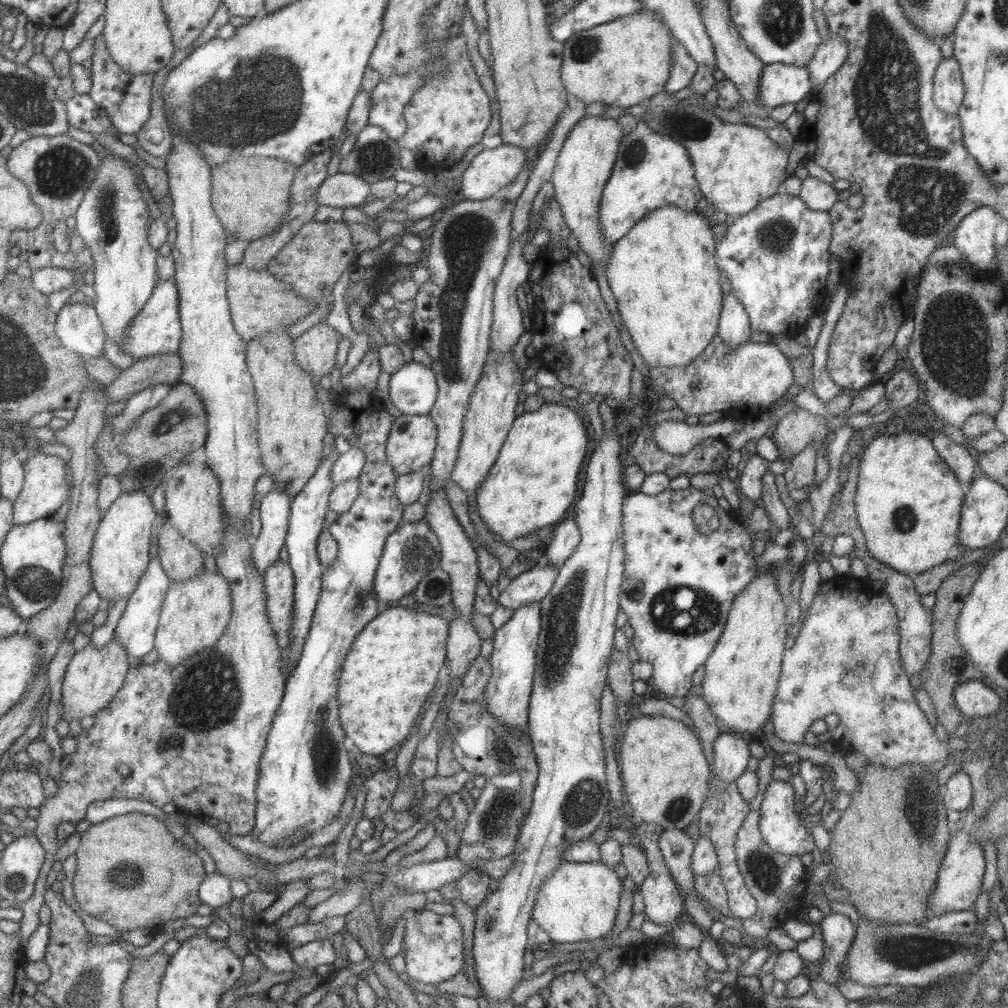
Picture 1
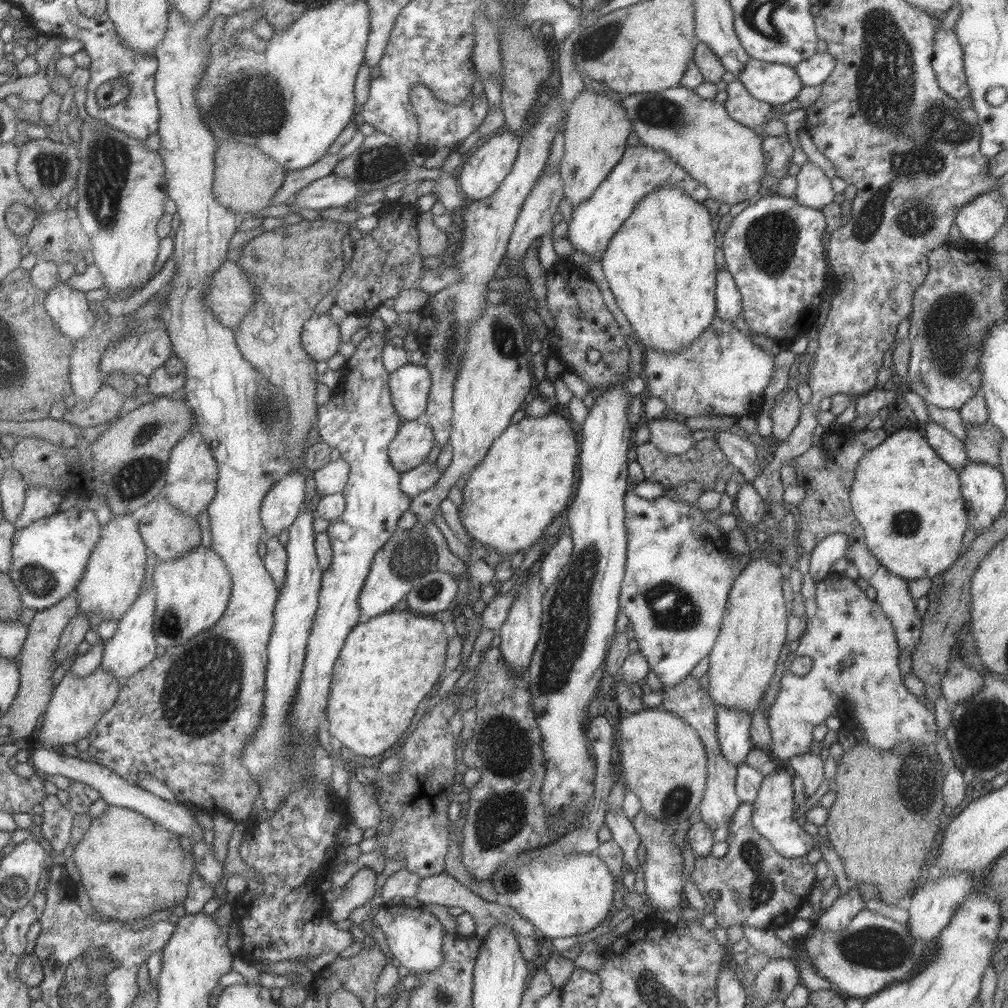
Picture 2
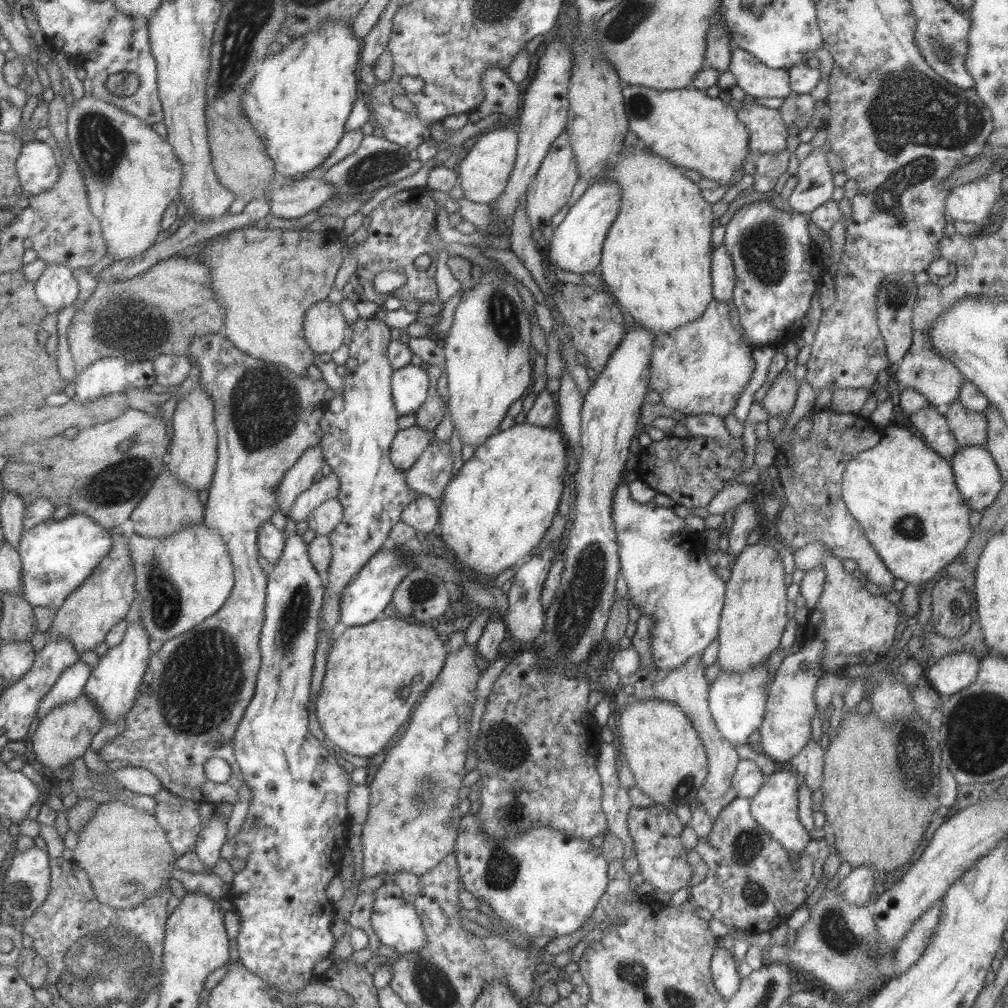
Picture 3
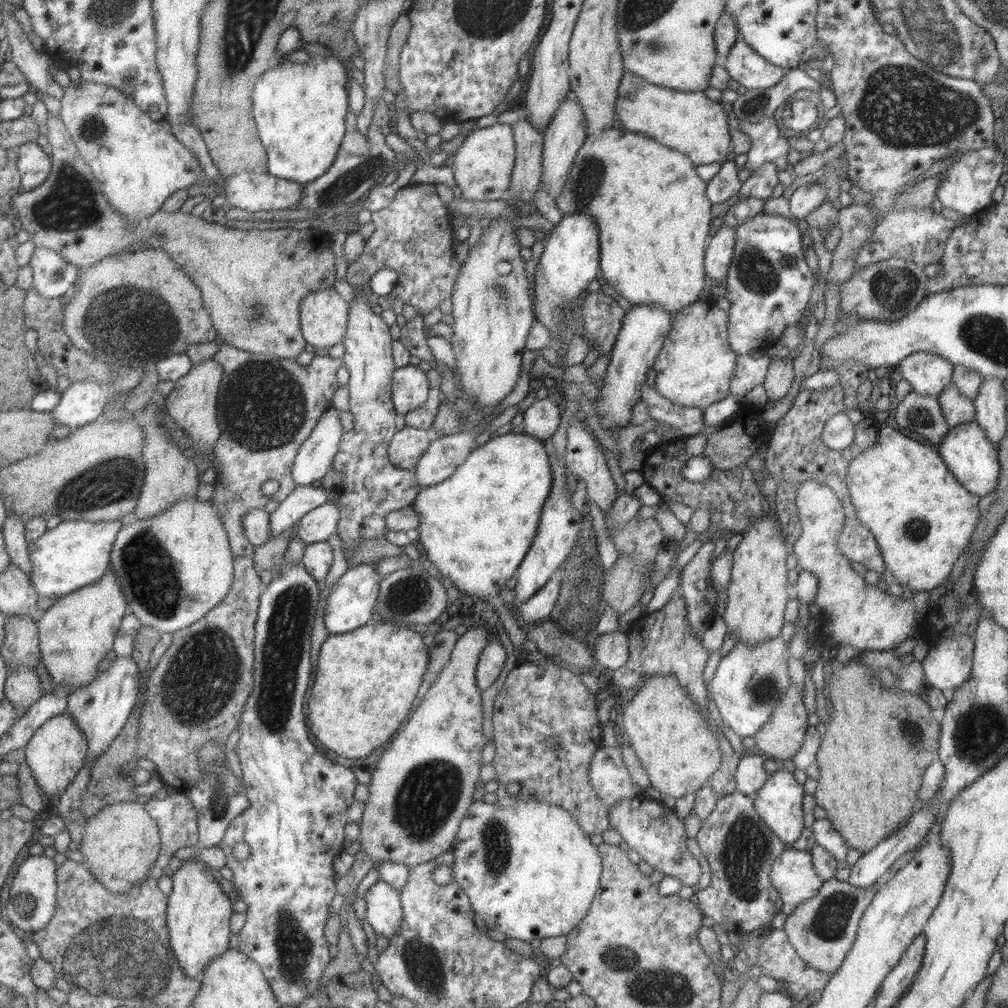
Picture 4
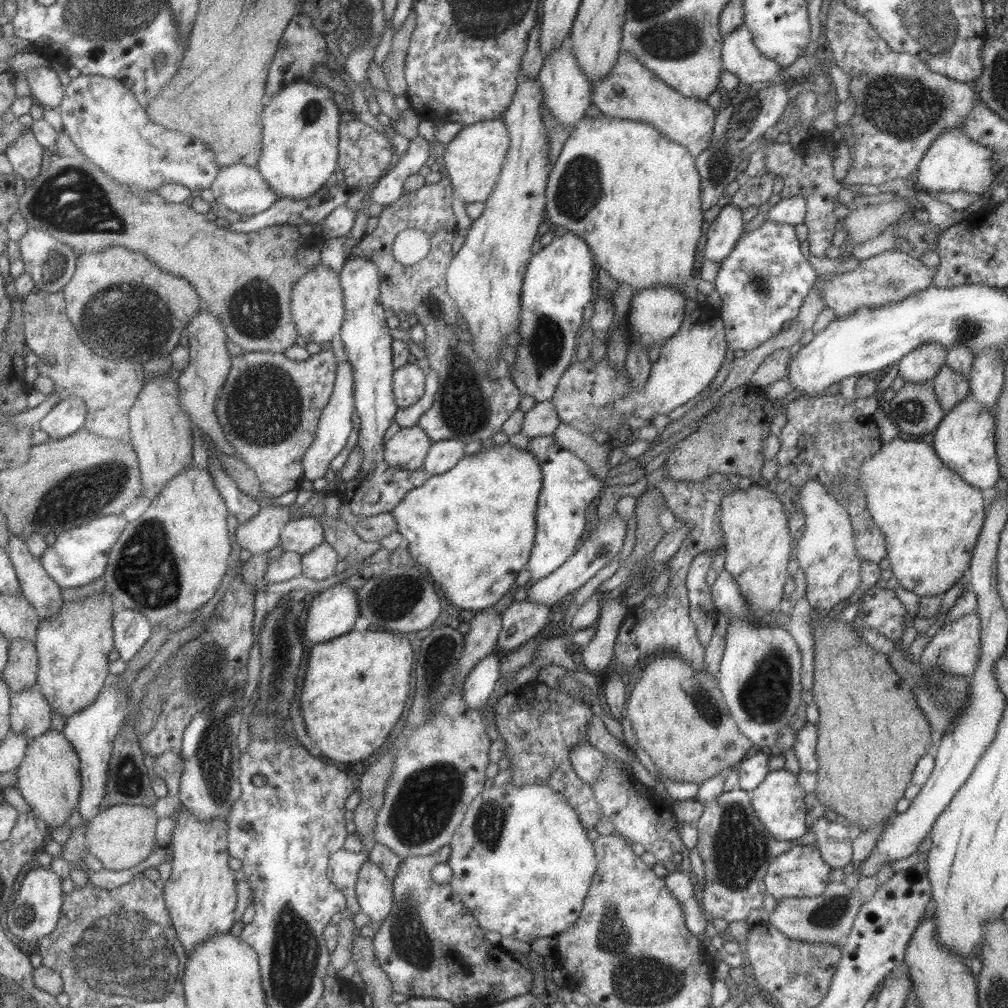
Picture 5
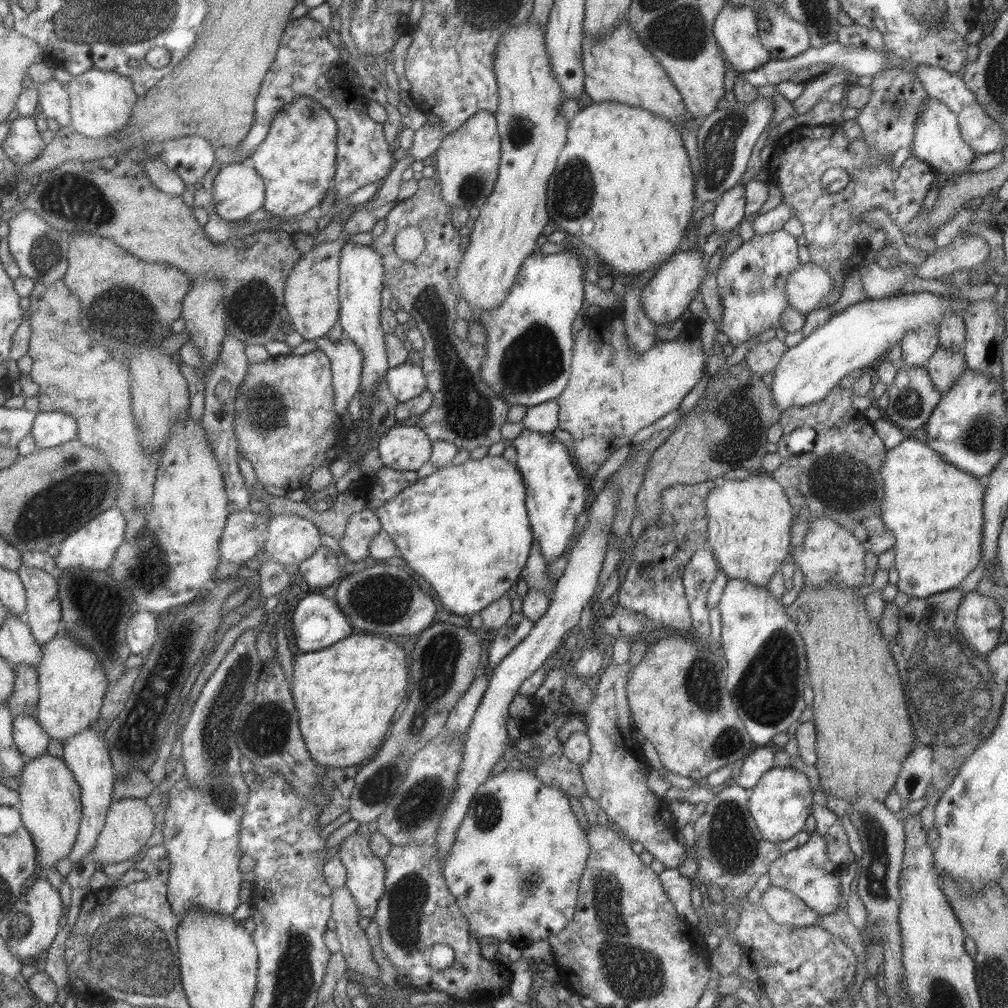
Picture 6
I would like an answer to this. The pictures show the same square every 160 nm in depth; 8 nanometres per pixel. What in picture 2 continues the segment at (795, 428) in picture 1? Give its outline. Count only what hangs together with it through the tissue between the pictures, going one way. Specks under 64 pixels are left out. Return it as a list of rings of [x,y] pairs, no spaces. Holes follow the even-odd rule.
[[[786,386],[777,395],[777,402],[771,406],[769,412],[769,418],[773,423],[771,436],[779,441],[787,440],[793,428],[797,426],[801,408],[795,390]]]

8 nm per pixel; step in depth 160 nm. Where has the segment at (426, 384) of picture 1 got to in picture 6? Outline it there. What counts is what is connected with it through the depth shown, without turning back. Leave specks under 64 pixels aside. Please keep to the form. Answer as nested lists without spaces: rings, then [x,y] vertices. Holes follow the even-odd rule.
[[[409,362],[388,368],[384,377],[397,403],[415,398],[426,389],[425,377],[419,364]]]

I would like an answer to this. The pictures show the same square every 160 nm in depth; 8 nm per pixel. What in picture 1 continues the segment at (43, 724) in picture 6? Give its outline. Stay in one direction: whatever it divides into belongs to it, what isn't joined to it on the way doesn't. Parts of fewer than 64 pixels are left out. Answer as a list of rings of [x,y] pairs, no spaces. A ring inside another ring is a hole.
[[[145,491],[121,493],[97,525],[88,563],[92,590],[99,595],[101,609],[106,609],[118,598],[127,599],[147,568],[153,520],[157,518],[151,506]]]

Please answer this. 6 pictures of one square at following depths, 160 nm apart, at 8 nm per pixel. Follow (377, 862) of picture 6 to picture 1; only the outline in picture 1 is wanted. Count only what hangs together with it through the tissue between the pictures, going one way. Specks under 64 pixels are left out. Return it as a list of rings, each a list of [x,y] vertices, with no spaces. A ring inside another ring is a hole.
[[[421,909],[405,910],[401,917],[405,919],[401,953],[405,959],[404,972],[408,978],[435,985],[451,979],[463,964],[463,939],[459,922],[451,914],[439,916]]]

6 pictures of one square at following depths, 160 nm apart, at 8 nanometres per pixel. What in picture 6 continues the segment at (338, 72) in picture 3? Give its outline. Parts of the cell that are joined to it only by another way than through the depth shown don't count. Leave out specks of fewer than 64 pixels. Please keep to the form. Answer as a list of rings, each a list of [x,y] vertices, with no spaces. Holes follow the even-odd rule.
[[[300,96],[277,110],[268,133],[252,152],[248,163],[263,179],[263,209],[280,220],[314,214],[334,177],[336,124],[316,100]]]

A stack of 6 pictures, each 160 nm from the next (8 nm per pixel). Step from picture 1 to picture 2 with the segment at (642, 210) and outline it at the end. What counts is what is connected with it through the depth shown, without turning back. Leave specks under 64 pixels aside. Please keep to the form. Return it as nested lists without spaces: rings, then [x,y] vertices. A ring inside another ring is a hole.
[[[642,143],[637,146],[627,145],[619,162],[609,171],[603,182],[583,200],[579,206],[572,208],[571,219],[566,230],[566,239],[574,251],[587,256],[602,256],[613,233],[631,214],[633,206],[651,189],[671,185],[684,190],[695,202],[702,203],[709,199],[707,187],[691,178],[680,166],[662,150],[653,150]]]

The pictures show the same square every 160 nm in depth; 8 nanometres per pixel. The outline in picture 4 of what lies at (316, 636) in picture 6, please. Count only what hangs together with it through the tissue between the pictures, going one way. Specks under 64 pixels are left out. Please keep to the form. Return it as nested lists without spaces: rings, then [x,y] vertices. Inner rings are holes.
[[[374,563],[357,564],[348,567],[340,578],[331,584],[323,613],[323,624],[329,635],[351,632],[365,625],[372,616],[376,603],[379,579],[374,570]]]

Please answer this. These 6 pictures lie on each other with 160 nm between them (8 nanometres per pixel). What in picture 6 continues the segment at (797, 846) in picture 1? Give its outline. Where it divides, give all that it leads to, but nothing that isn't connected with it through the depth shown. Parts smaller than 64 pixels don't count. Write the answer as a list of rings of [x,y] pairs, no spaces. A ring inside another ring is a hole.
[[[792,766],[771,767],[748,791],[748,811],[765,840],[783,842],[804,830],[803,824],[811,814],[813,803],[812,791],[804,773]]]

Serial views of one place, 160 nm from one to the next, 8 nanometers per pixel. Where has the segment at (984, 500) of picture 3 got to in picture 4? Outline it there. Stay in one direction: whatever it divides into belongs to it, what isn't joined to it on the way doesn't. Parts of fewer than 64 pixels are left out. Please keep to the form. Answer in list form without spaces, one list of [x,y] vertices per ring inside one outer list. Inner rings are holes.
[[[965,422],[955,428],[950,428],[943,436],[939,448],[936,450],[942,458],[949,473],[963,488],[979,498],[996,489],[999,479],[1000,466],[998,464],[998,452],[987,440],[985,432],[977,422]]]

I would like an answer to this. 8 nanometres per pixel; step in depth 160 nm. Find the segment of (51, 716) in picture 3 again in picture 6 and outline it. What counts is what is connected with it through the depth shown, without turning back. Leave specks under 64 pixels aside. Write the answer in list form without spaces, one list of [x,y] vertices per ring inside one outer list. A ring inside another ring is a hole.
[[[49,752],[35,760],[24,761],[18,781],[17,809],[22,826],[34,844],[36,873],[39,878],[43,878],[47,868],[55,866],[61,858],[68,856],[75,842],[81,820],[80,790],[64,761]]]

